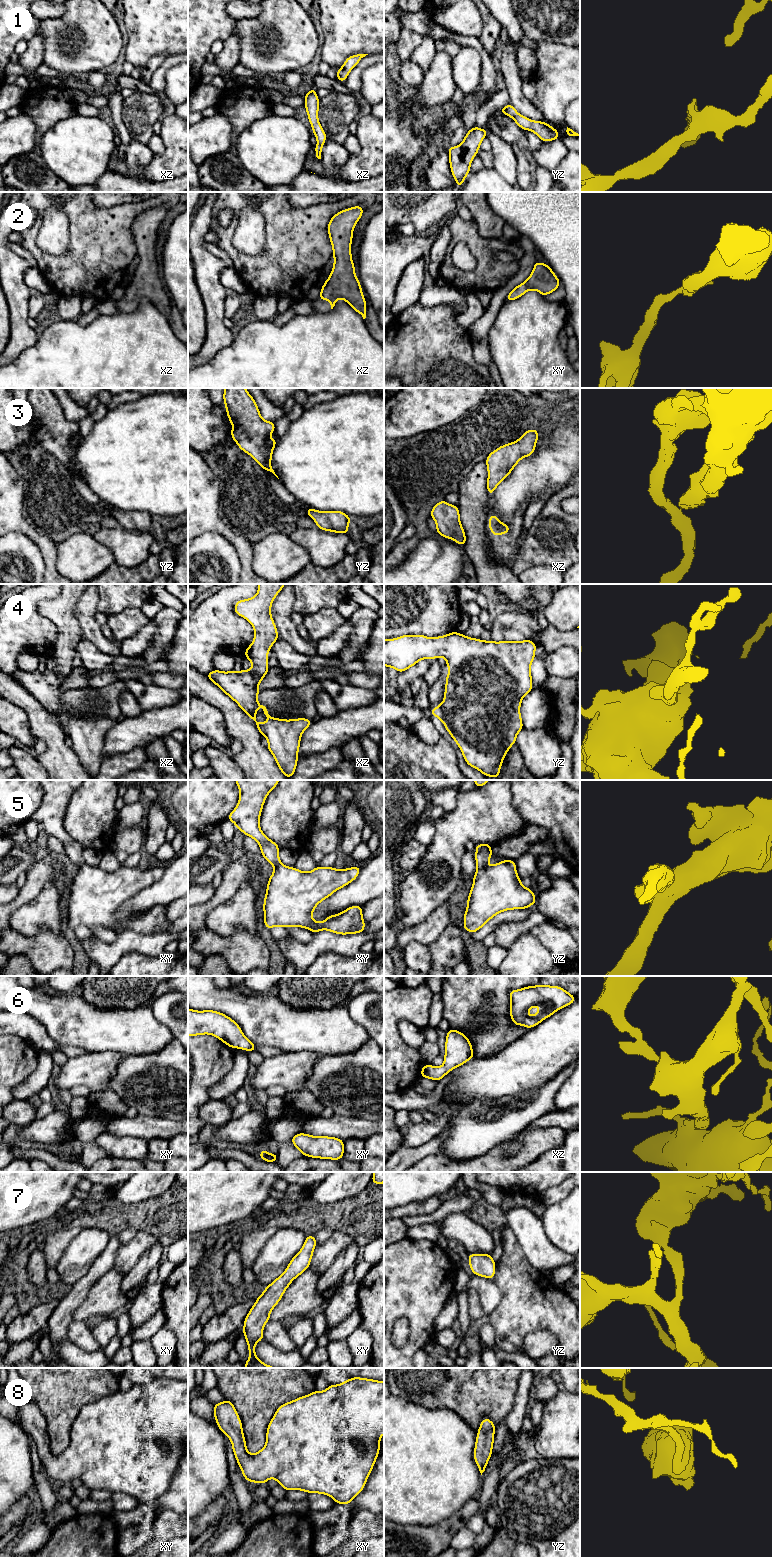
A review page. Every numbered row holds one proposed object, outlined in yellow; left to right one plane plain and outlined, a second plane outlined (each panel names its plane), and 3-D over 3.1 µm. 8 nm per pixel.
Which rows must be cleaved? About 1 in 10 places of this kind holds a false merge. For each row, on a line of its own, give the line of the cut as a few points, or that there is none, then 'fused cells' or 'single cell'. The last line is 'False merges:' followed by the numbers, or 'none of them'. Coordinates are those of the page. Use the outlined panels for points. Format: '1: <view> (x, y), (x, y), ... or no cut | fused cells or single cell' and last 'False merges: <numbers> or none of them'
1: no cut | single cell
2: no cut | single cell
3: no cut | single cell
4: no cut | single cell
5: no cut | single cell
6: no cut | single cell
7: no cut | single cell
8: no cut | single cell
False merges: none of them

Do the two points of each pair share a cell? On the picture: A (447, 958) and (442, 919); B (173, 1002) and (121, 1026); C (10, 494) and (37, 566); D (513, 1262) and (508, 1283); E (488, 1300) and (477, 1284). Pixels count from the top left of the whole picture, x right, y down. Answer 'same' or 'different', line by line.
A: different
B: different
C: different
D: same
E: same

